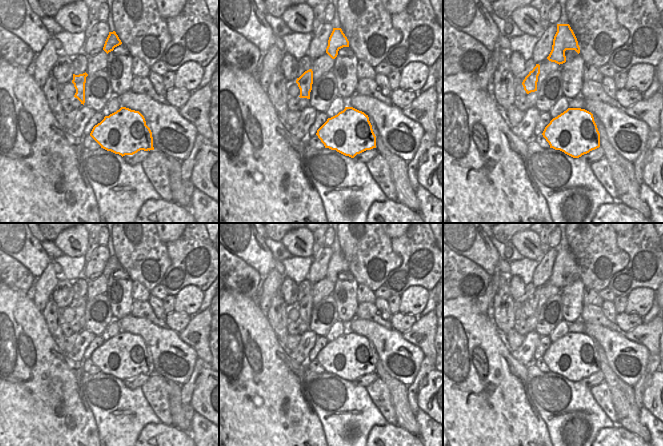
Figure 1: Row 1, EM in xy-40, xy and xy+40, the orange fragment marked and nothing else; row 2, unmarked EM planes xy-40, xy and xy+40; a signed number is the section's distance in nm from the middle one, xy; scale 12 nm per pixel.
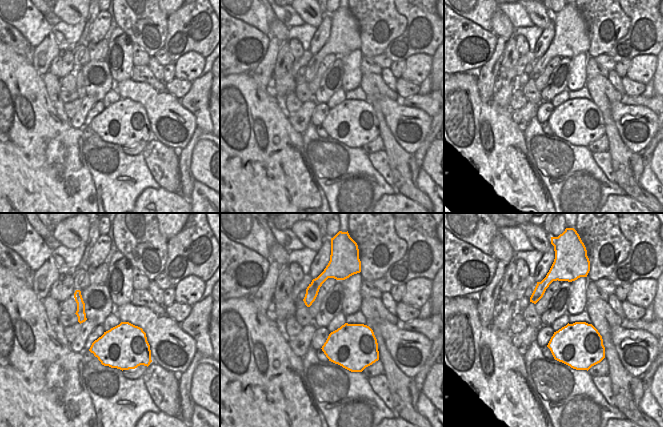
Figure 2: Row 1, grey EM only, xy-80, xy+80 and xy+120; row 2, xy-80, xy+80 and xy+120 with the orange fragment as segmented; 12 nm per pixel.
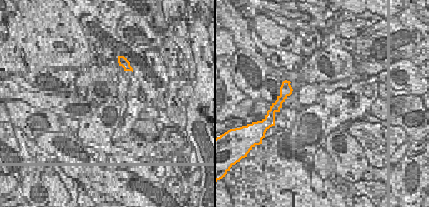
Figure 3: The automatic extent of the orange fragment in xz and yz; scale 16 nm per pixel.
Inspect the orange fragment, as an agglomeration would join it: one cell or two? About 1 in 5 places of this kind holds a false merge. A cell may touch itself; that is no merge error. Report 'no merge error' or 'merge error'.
no merge error

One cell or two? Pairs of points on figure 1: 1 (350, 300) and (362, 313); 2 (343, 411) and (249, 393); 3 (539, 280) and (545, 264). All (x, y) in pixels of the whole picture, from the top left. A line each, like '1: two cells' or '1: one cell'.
1: two cells
2: two cells
3: one cell

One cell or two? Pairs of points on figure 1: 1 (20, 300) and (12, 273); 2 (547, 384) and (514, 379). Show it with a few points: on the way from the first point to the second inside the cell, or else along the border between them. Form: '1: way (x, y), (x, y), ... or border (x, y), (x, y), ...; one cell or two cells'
1: border (10, 287), (26, 293); two cells
2: border (526, 366), (527, 393), (534, 404); two cells

